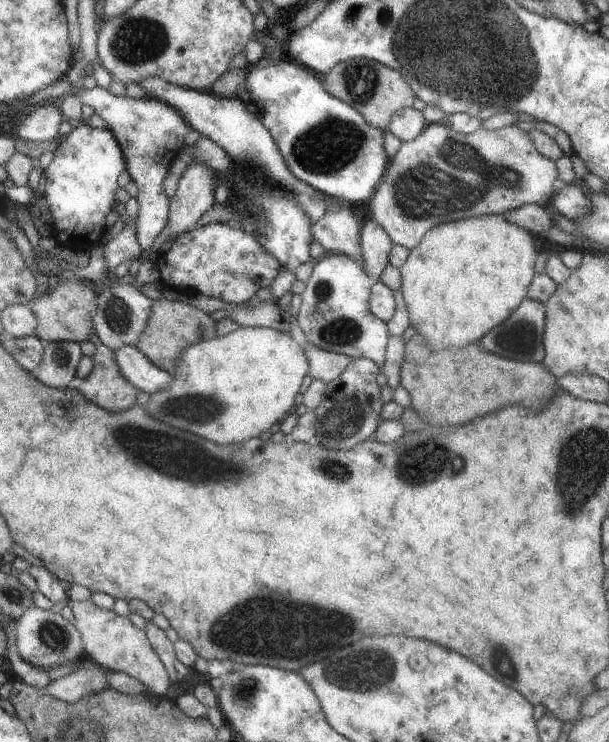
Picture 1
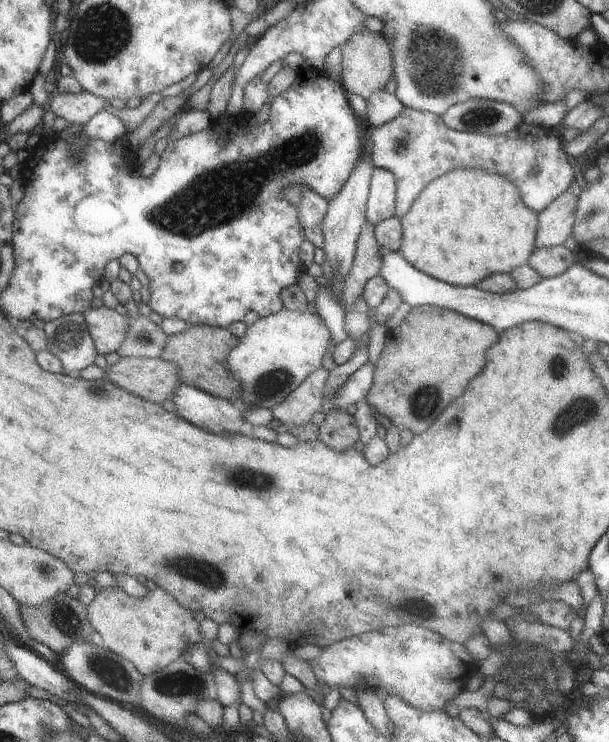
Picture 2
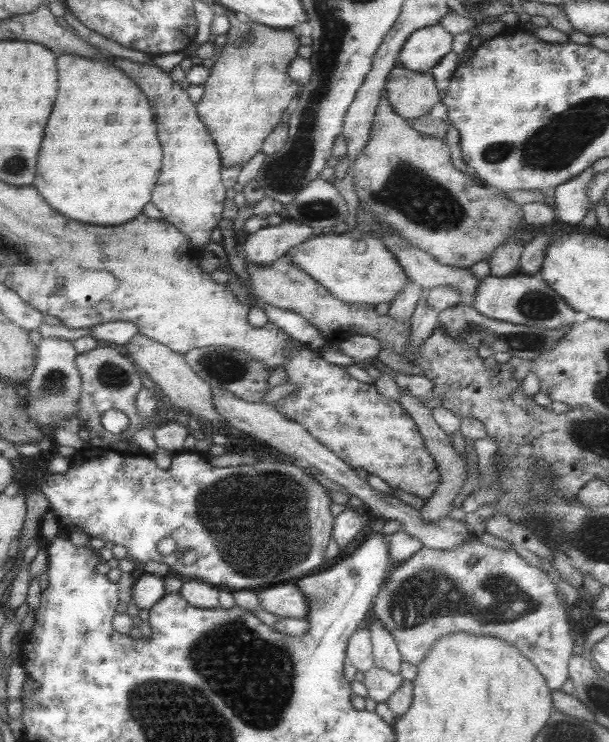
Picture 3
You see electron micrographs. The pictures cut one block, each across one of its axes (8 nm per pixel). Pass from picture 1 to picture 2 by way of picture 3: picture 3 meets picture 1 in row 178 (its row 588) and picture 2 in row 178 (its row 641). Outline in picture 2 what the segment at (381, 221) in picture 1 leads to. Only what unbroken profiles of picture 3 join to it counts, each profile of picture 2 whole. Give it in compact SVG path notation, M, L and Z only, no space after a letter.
M403 107L395 118L372 127L366 136L371 140L369 158L373 166L389 170L395 178L394 214L398 218L409 210L425 184L457 168L477 168L505 176L517 188L521 202L536 213L569 189L574 180L573 168L559 146L558 130L523 121L505 134L487 136L455 131L441 122L440 115Z

